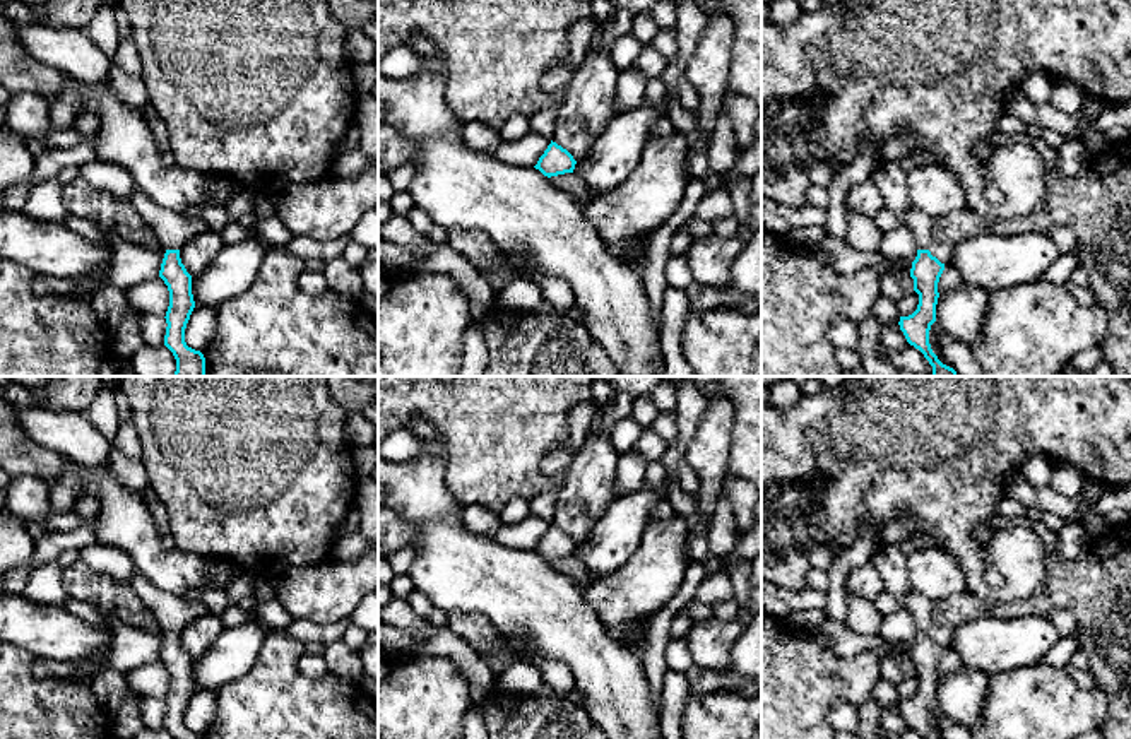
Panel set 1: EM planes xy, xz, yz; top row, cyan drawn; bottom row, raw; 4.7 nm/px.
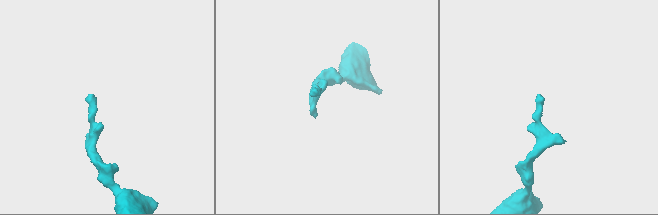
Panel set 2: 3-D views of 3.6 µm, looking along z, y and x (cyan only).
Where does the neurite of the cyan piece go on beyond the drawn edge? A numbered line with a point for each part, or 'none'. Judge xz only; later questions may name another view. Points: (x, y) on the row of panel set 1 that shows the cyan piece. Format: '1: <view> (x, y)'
none

